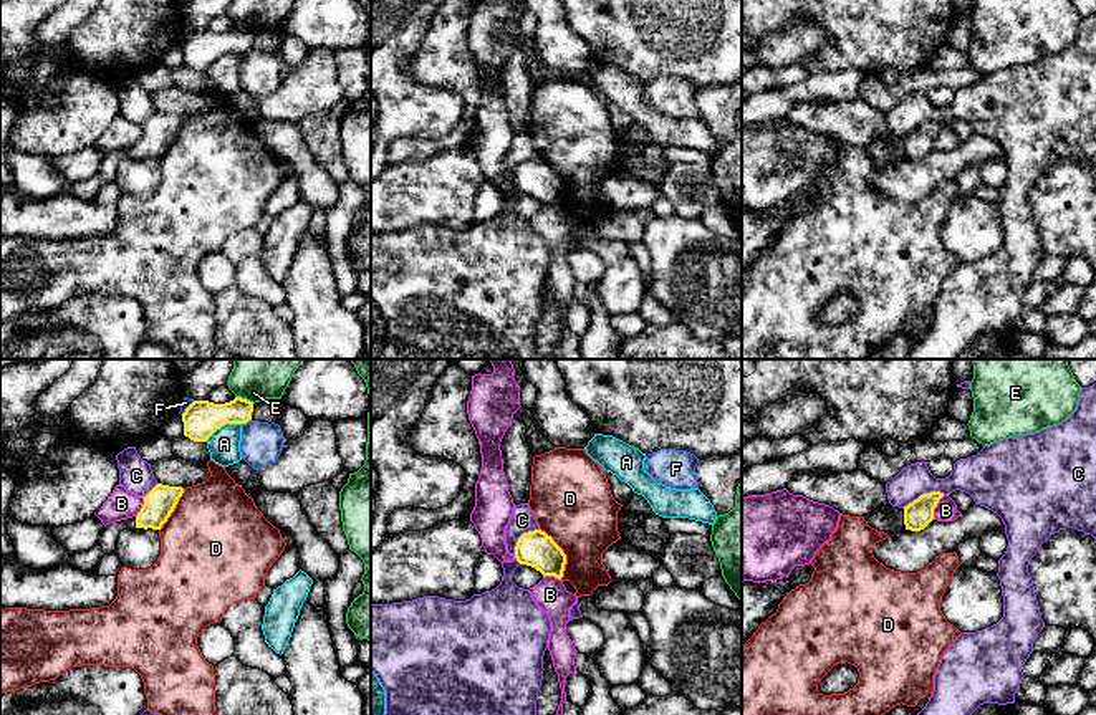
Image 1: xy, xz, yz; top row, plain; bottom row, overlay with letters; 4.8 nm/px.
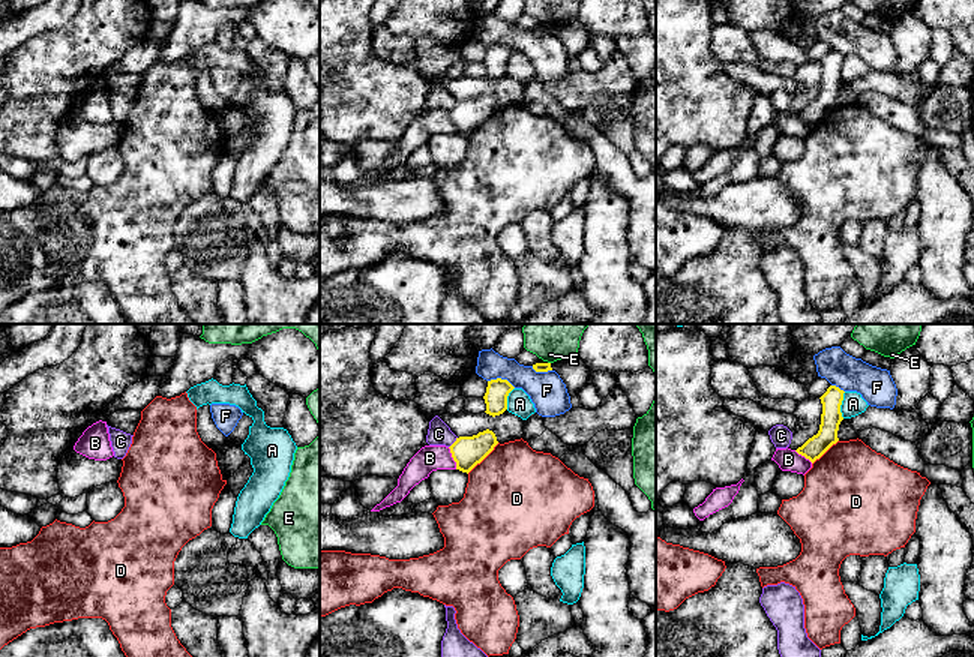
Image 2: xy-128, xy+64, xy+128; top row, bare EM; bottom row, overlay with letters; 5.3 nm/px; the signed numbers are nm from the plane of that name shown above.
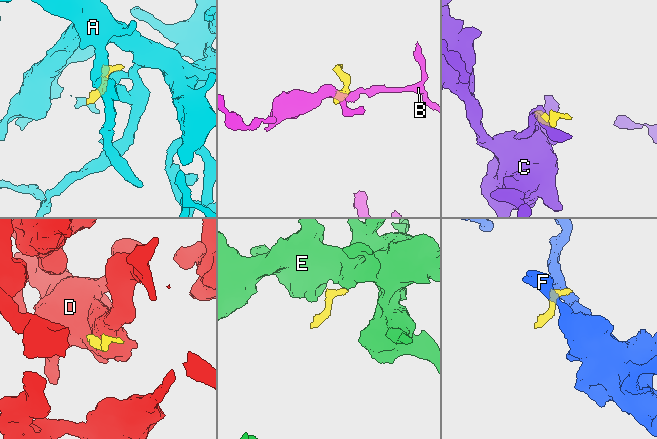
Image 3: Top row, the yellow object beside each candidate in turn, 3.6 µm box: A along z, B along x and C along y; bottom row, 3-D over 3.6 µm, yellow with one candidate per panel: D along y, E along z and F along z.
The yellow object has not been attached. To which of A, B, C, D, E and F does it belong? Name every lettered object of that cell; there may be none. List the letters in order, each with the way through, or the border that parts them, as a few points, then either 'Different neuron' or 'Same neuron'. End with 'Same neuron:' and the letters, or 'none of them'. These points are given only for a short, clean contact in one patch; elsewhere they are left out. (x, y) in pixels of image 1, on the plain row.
A: Boundary: xy (240, 52), (222, 53), (206, 70). Different neuron
B: Boundary: yz (944, 124), (934, 138), (932, 148). Different neuron
C: Boundary: xz (538, 158), (519, 167), (519, 192). Different neuron
D: Boundary: xz (540, 158), (565, 184), (562, 207). Different neuron
E: Boundary: xy (235, 25), (254, 32). Different neuron
F: Boundary: xy (250, 48), (242, 53). Different neuron
Same neuron: none of them

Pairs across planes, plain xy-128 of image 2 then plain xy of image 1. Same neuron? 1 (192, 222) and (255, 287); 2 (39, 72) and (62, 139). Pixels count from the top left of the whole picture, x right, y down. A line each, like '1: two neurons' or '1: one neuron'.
1: one neuron
2: two neurons

